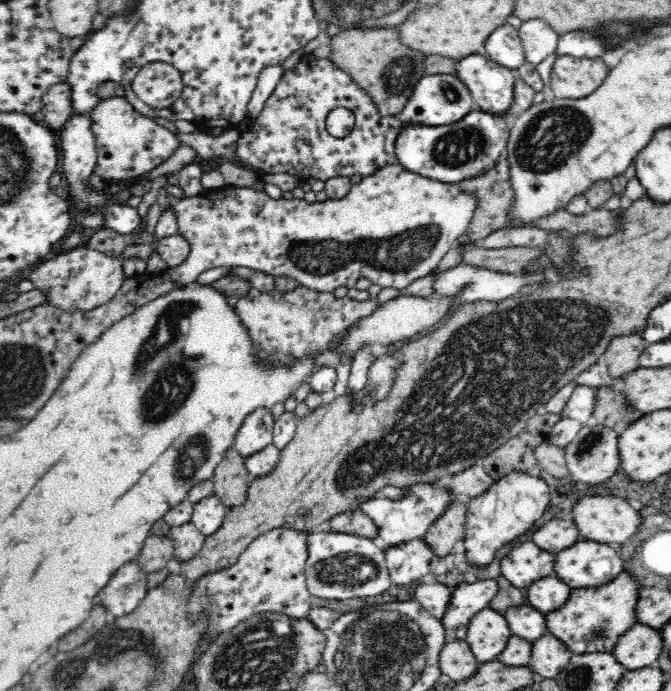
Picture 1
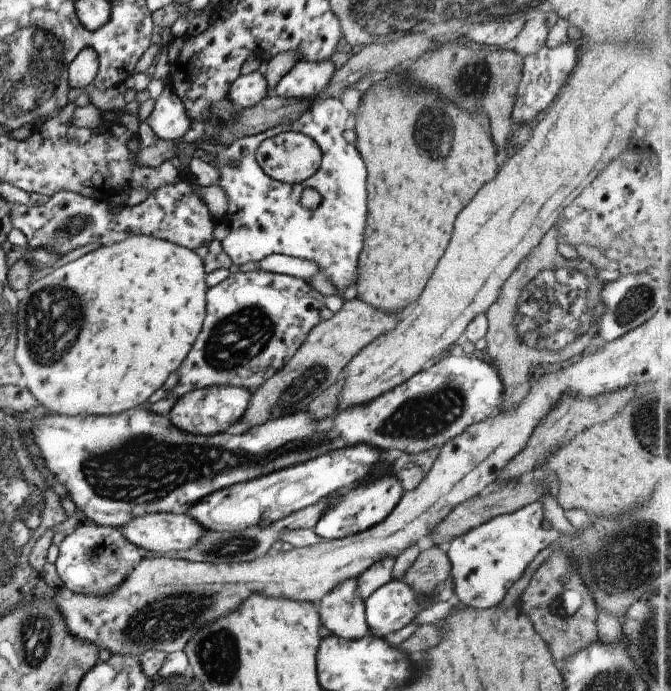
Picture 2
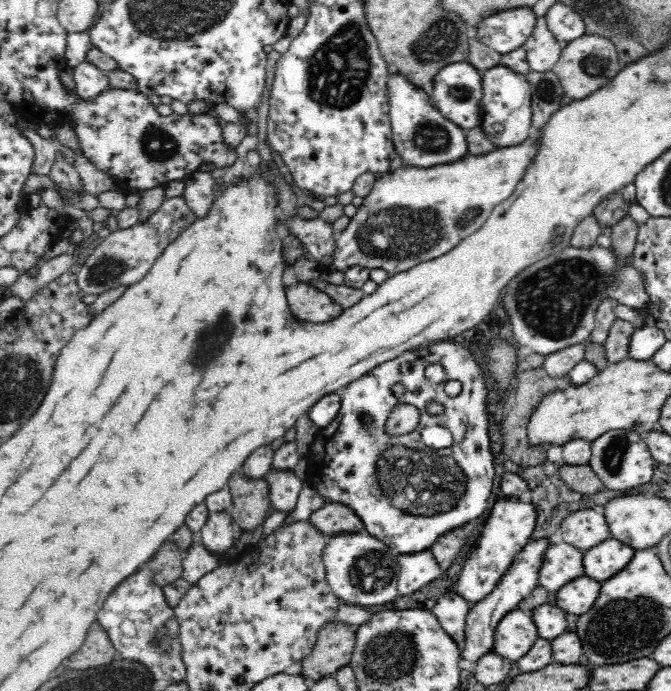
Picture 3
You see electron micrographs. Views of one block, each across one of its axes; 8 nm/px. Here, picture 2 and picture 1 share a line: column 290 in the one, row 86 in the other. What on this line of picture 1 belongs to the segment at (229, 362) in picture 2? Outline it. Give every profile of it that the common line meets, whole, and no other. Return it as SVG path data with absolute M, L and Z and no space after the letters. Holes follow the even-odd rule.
M311 57L311 62L307 60L308 58L302 58L297 66L284 72L274 92L266 100L262 112L255 118L252 128L239 135L235 152L239 164L264 170L265 174L286 172L301 181L308 177L325 181L332 177L350 177L353 174L360 174L362 177L370 176L373 172L384 168L384 165L398 164L395 142L401 132L402 122L394 116L380 116L372 99L349 78L347 72L334 65L330 58L314 59ZM338 106L351 110L356 119L352 132L341 138L330 135L325 126L326 116Z

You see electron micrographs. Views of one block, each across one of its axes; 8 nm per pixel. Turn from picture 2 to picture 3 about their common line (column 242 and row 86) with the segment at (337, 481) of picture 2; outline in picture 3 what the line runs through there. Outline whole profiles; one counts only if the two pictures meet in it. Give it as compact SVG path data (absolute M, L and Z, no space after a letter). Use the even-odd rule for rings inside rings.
M498 65L482 76L481 128L499 148L516 146L528 138L532 126L531 88L526 75Z

